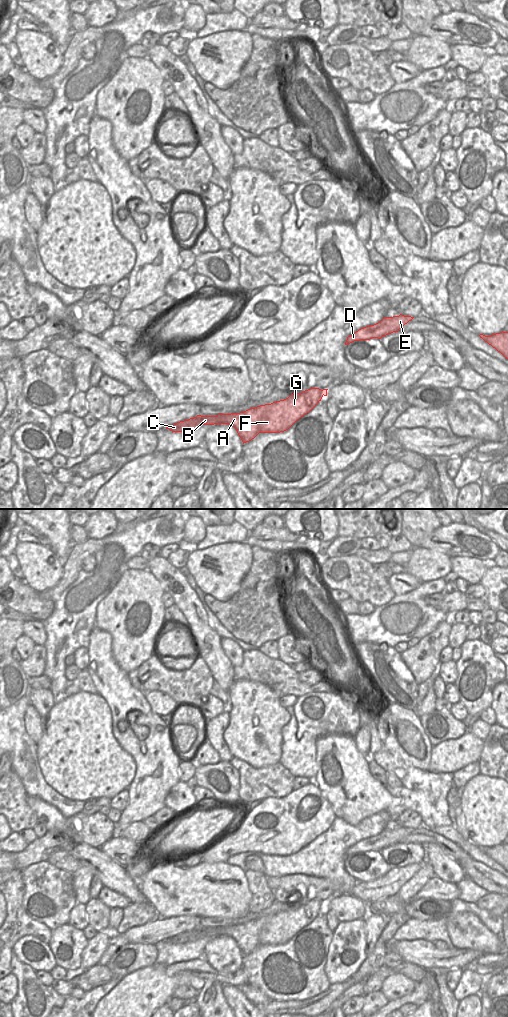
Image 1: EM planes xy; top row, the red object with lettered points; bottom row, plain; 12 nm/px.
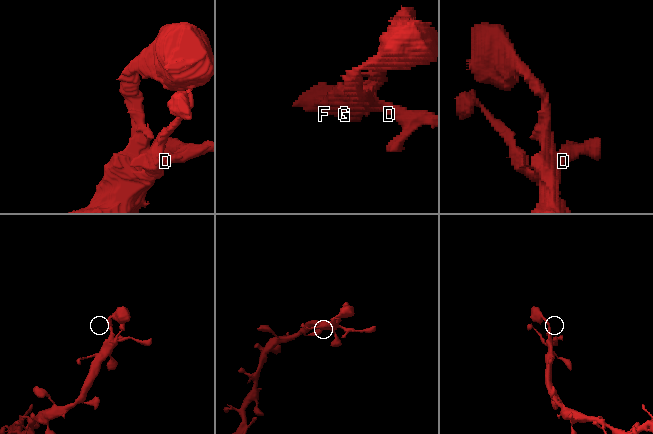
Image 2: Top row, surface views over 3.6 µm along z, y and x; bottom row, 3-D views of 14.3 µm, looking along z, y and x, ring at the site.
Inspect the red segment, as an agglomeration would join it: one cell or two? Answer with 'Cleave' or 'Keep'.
Keep.

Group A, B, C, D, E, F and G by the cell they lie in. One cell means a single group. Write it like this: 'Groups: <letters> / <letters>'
Groups: A B C D E F G.

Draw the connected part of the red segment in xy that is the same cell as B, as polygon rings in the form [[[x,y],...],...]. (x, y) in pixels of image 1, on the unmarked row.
[[[310,900],[301,905],[293,905],[284,912],[260,917],[240,925],[197,927],[166,941],[172,944],[184,944],[202,937],[231,936],[244,956],[259,945],[280,945],[288,942],[297,932],[309,925],[323,908],[327,908],[327,902]]]

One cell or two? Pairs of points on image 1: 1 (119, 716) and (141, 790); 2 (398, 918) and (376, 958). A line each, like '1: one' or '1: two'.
1: one
2: one

